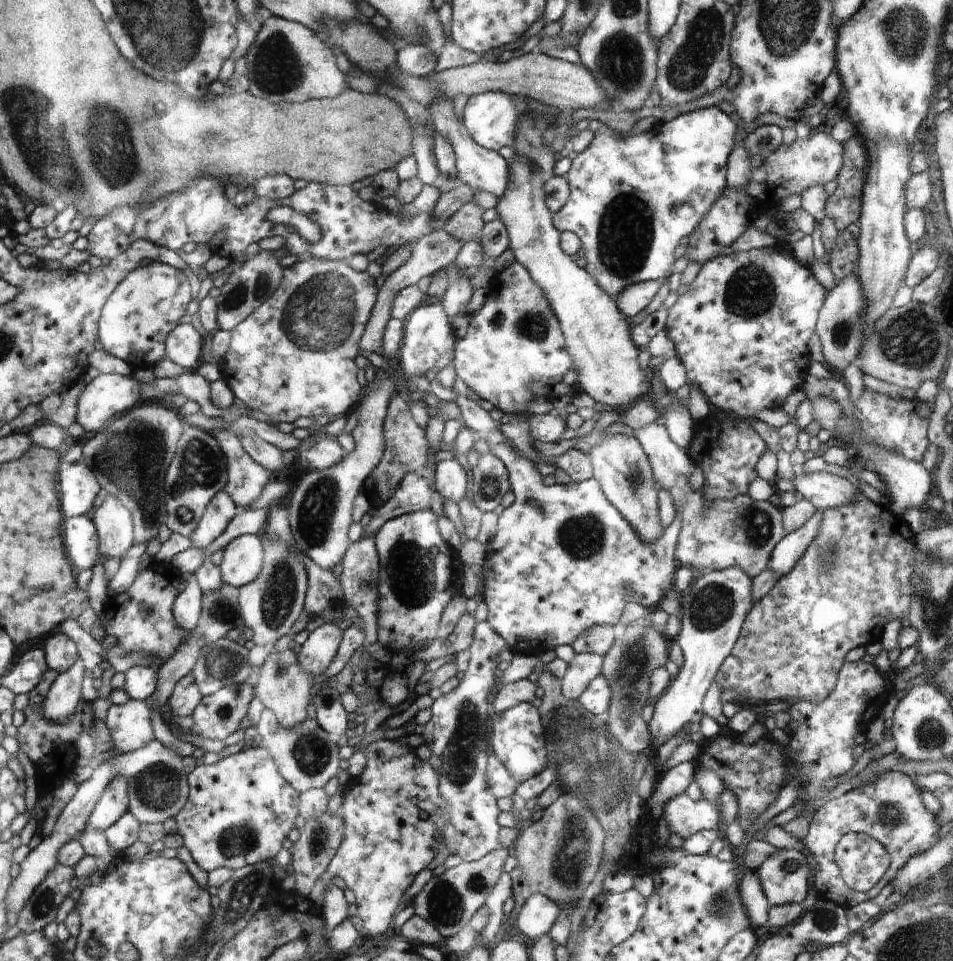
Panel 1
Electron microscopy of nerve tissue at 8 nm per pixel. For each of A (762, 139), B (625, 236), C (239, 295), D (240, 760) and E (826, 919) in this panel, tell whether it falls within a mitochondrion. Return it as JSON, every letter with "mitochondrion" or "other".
{"A":"mitochondrion","B":"mitochondrion","C":"mitochondrion","D":"other","E":"mitochondrion"}

